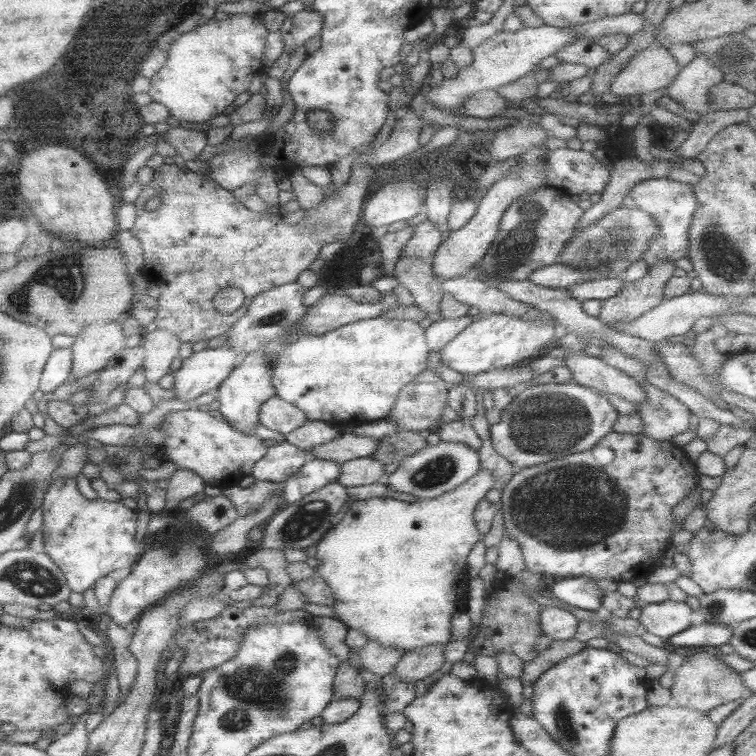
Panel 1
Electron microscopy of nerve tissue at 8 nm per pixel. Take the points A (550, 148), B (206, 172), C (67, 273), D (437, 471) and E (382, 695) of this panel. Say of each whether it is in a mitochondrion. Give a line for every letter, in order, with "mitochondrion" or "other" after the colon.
A: other
B: other
C: mitochondrion
D: mitochondrion
E: other

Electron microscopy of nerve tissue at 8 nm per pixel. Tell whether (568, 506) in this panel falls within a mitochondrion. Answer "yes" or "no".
yes

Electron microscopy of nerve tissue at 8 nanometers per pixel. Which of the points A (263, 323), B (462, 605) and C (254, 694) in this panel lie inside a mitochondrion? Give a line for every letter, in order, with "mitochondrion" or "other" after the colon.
A: mitochondrion
B: other
C: mitochondrion

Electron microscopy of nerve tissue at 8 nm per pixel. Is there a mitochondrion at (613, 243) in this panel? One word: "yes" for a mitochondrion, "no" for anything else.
yes

